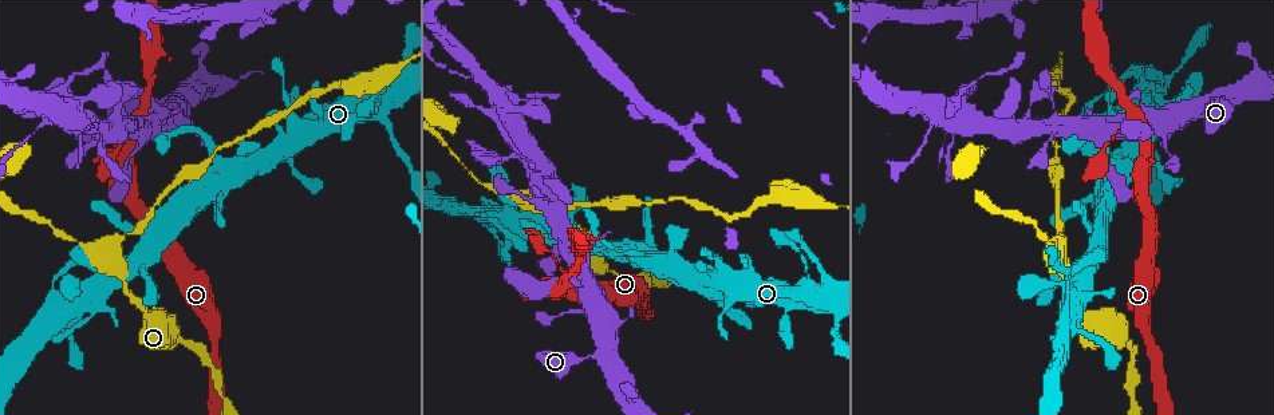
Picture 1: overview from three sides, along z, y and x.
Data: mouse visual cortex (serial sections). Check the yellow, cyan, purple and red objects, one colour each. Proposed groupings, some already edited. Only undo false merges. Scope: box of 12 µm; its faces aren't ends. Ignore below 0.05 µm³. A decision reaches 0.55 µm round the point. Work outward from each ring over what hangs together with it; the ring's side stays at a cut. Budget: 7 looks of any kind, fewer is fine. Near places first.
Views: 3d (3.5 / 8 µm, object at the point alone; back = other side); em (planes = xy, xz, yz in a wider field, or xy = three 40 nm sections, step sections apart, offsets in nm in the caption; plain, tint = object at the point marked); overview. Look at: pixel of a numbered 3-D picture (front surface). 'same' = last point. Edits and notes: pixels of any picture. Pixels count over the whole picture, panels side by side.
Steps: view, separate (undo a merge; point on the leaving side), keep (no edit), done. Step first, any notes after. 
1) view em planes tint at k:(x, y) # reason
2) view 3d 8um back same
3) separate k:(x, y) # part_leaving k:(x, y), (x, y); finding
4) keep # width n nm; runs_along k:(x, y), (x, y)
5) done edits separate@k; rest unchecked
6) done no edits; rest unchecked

view 3d 3.5um at 1:(828, 290)

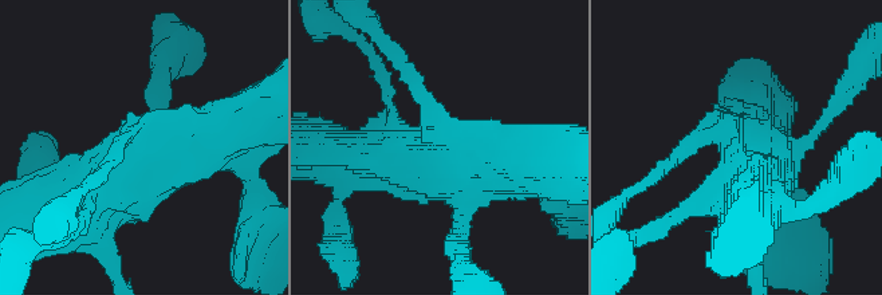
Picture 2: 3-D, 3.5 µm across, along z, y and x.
view em xy step 5 tint at 2:(139, 145) # need the tissue

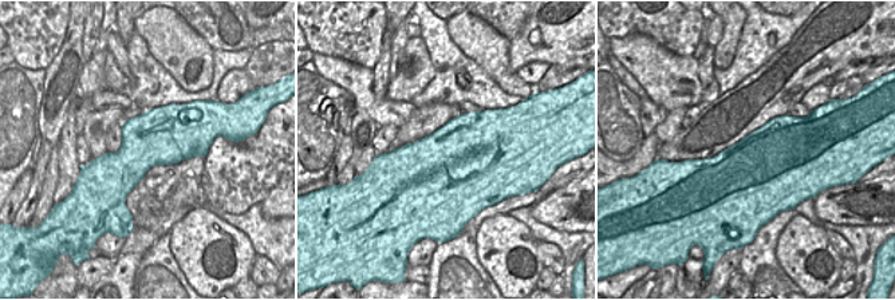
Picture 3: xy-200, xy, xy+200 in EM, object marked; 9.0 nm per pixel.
view em xy step 3 tint same

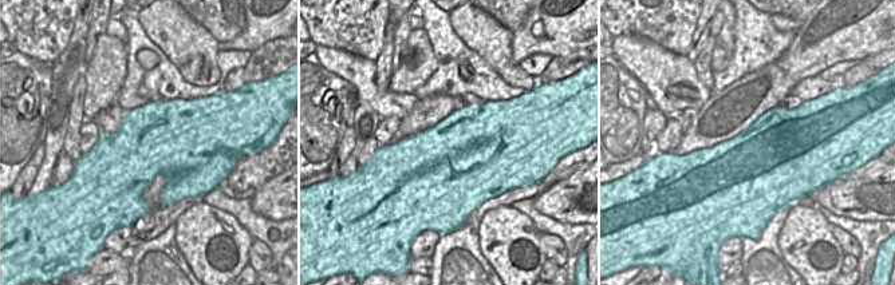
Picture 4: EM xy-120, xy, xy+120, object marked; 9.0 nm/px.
keep # runs_along 2:(46, 209), (157, 164), (161, 140); continuous, no second cell

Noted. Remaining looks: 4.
view 3d 3.5um at 1:(121, 161) # arms part here

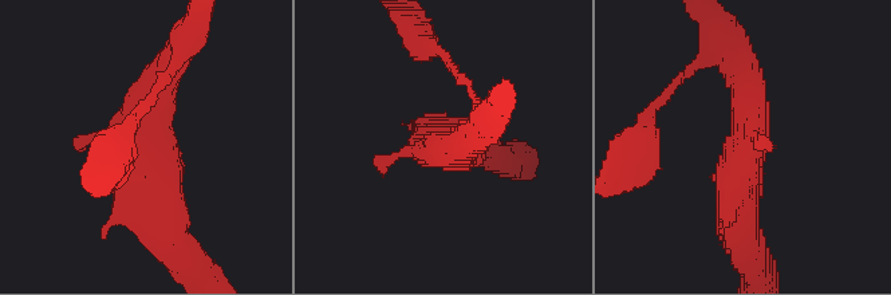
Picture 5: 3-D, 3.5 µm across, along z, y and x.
view em xy step 1 tint at 5:(143, 149) # need the tissue

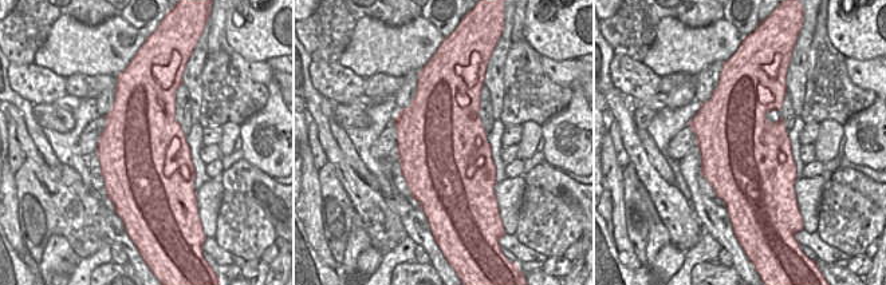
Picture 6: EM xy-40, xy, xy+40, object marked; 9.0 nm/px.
keep # all the same cell

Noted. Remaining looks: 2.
view 3d 3.5um at 1:(1062, 255) # a fork

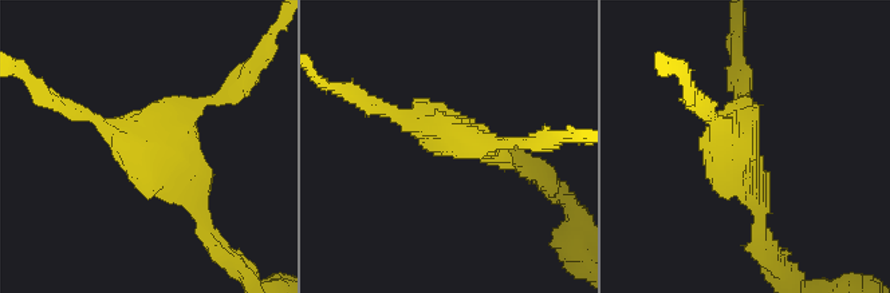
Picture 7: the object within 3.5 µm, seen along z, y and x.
view em xy step 3 tint at 7:(740, 154) # now the EM

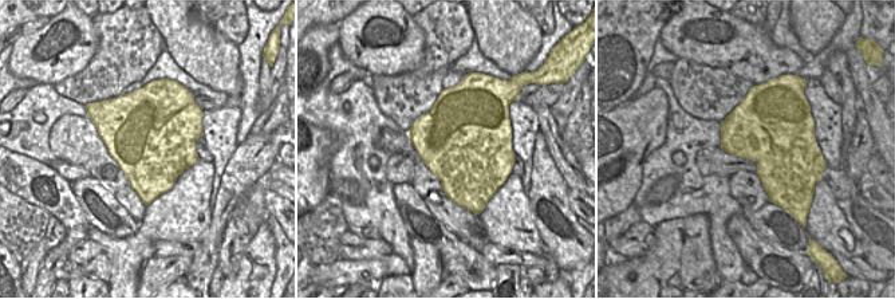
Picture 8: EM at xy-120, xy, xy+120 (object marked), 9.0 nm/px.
keep # one cell here

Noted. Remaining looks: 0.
done no edits; rest unchecked

